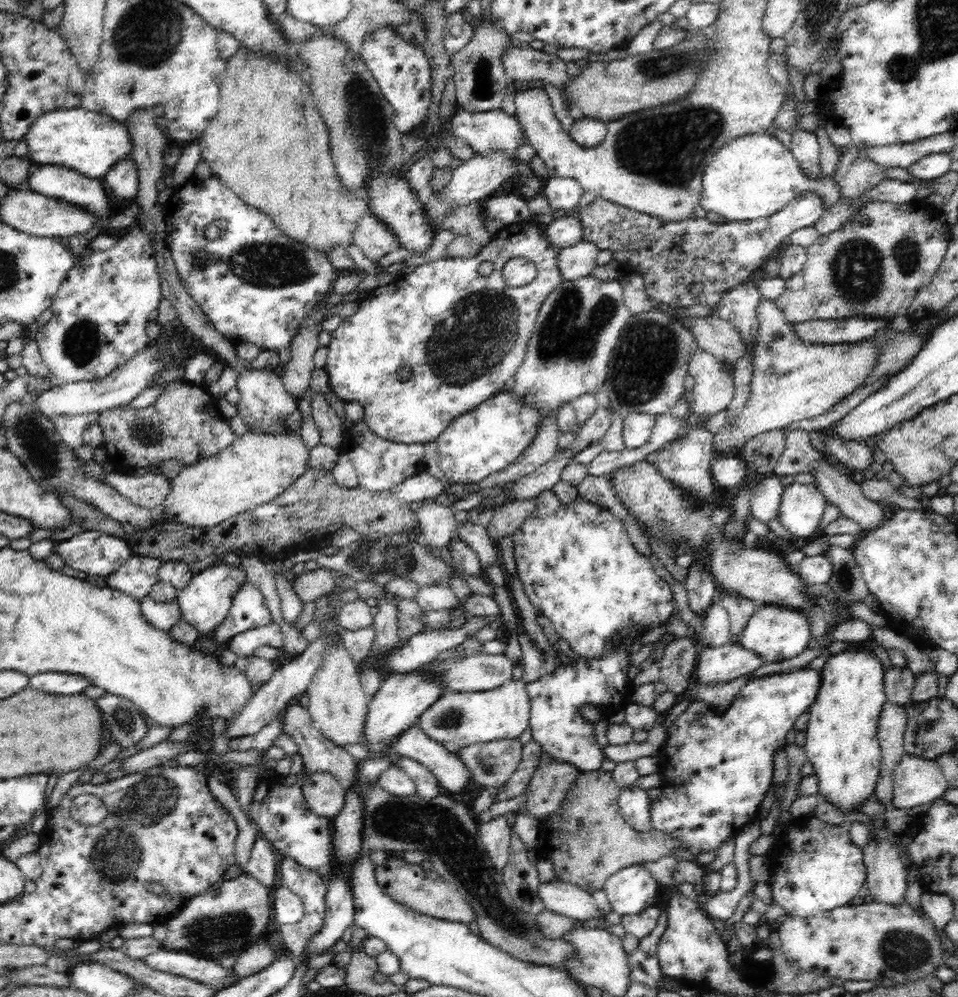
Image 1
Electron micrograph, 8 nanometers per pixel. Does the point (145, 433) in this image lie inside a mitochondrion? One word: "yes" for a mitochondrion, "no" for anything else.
yes

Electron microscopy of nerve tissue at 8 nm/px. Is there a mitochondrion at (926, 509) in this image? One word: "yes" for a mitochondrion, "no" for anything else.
no

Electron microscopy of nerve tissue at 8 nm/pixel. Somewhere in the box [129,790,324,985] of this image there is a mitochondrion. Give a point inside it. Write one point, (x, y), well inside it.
(202, 932)

